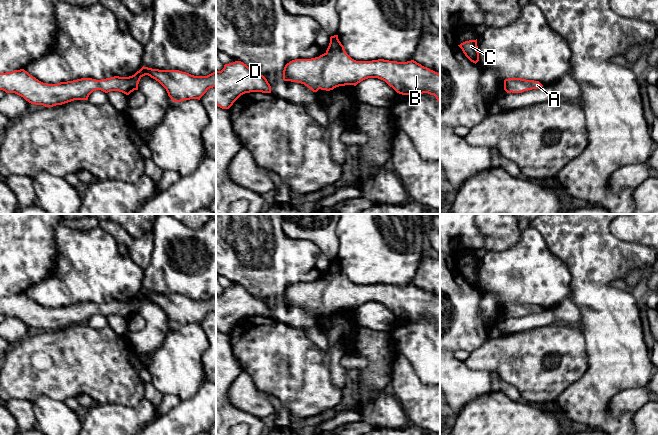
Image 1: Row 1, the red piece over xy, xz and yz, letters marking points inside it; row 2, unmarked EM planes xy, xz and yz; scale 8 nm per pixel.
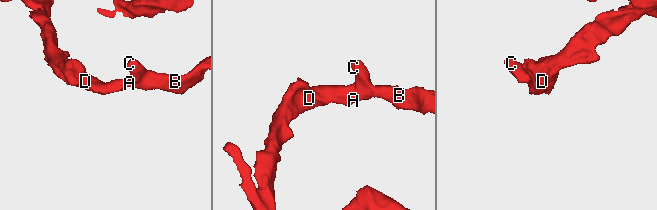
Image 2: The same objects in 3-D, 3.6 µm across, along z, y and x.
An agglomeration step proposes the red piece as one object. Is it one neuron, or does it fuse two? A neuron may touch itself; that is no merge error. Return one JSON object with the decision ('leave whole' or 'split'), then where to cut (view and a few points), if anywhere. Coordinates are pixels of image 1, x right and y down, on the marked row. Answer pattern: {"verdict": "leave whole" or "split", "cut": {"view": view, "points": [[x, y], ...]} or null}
{"verdict": "leave whole", "cut": null}

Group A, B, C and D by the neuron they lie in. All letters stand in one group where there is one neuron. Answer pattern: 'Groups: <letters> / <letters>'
Groups: A B C D

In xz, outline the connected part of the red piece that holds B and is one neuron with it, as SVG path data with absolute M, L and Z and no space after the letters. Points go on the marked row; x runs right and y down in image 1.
M338 35L330 37L326 52L311 59L295 59L287 63L283 70L283 80L304 84L313 92L319 89L330 91L339 86L354 85L368 78L385 81L397 93L419 96L423 93L434 95L440 103L440 74L422 66L414 60L407 62L389 61L384 59L372 61L356 61L345 51Z

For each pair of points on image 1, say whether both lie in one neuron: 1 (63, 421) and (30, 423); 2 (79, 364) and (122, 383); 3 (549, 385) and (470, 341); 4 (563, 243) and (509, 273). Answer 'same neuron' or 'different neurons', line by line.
1: different neurons
2: same neuron
3: different neurons
4: different neurons

